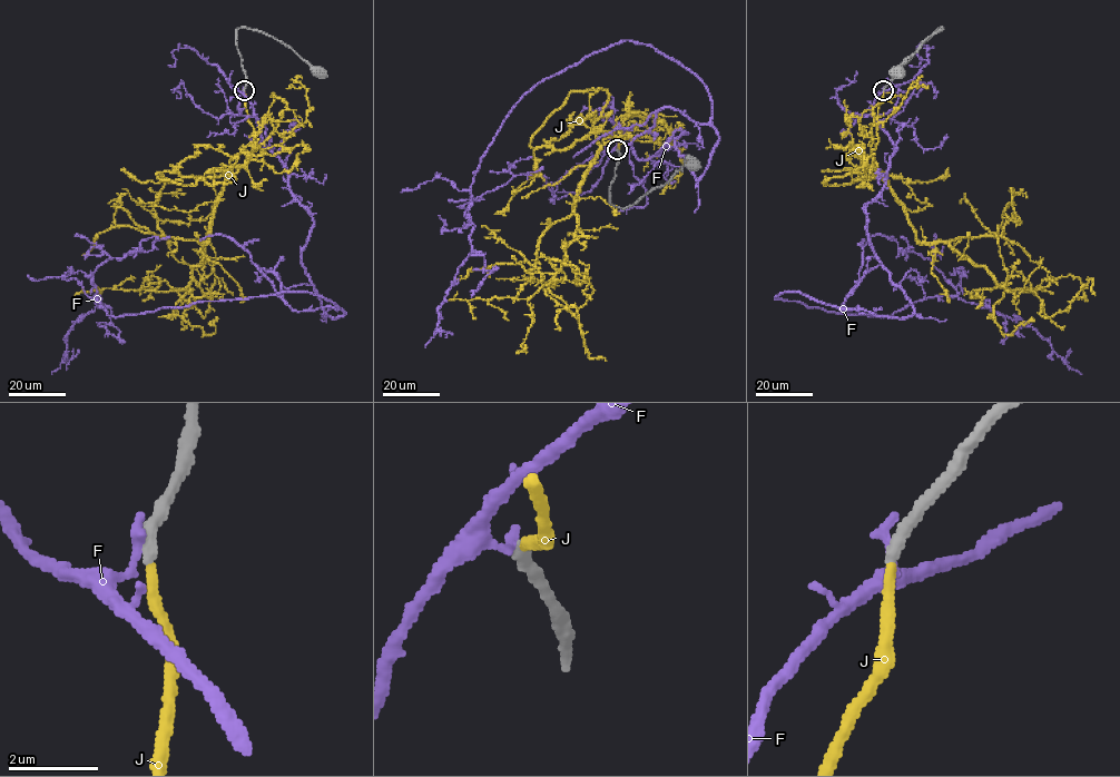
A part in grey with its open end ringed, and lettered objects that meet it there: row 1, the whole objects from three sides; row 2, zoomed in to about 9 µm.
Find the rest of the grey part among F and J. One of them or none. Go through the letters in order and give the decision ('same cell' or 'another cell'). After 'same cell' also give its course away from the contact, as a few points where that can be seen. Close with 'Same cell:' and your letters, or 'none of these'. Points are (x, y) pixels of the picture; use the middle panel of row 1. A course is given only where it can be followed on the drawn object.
F: another cell
J: same cell | via (617, 149), (629, 137), (606, 143), (585, 171), (577, 235), (548, 283), (575, 306), (589, 357), (607, 361)
Same cell: J

